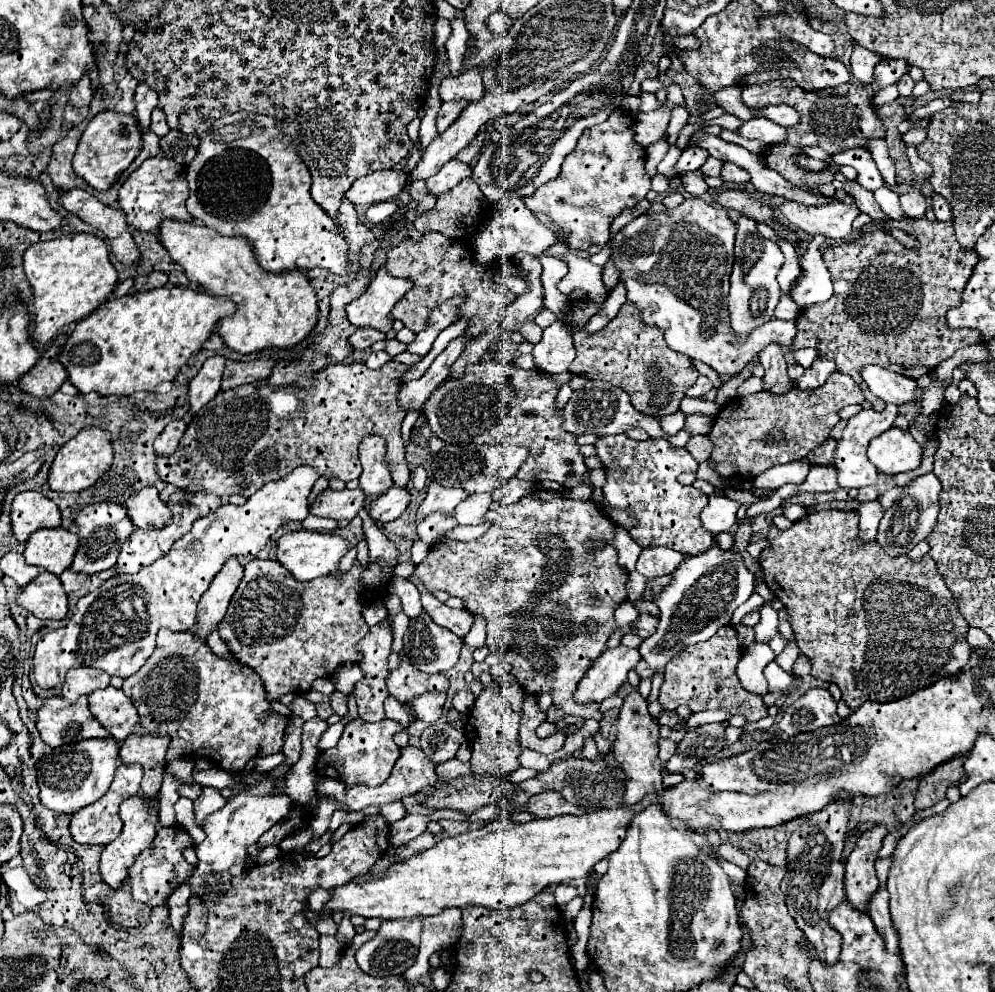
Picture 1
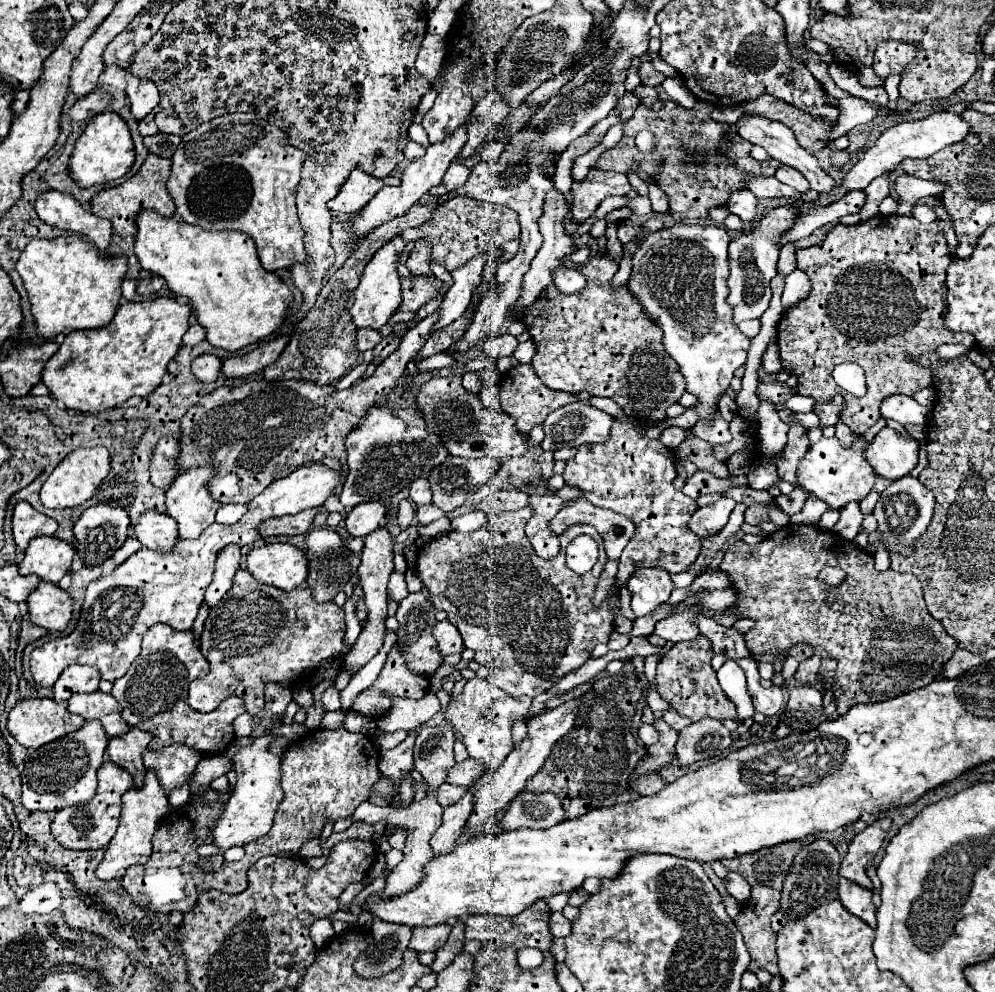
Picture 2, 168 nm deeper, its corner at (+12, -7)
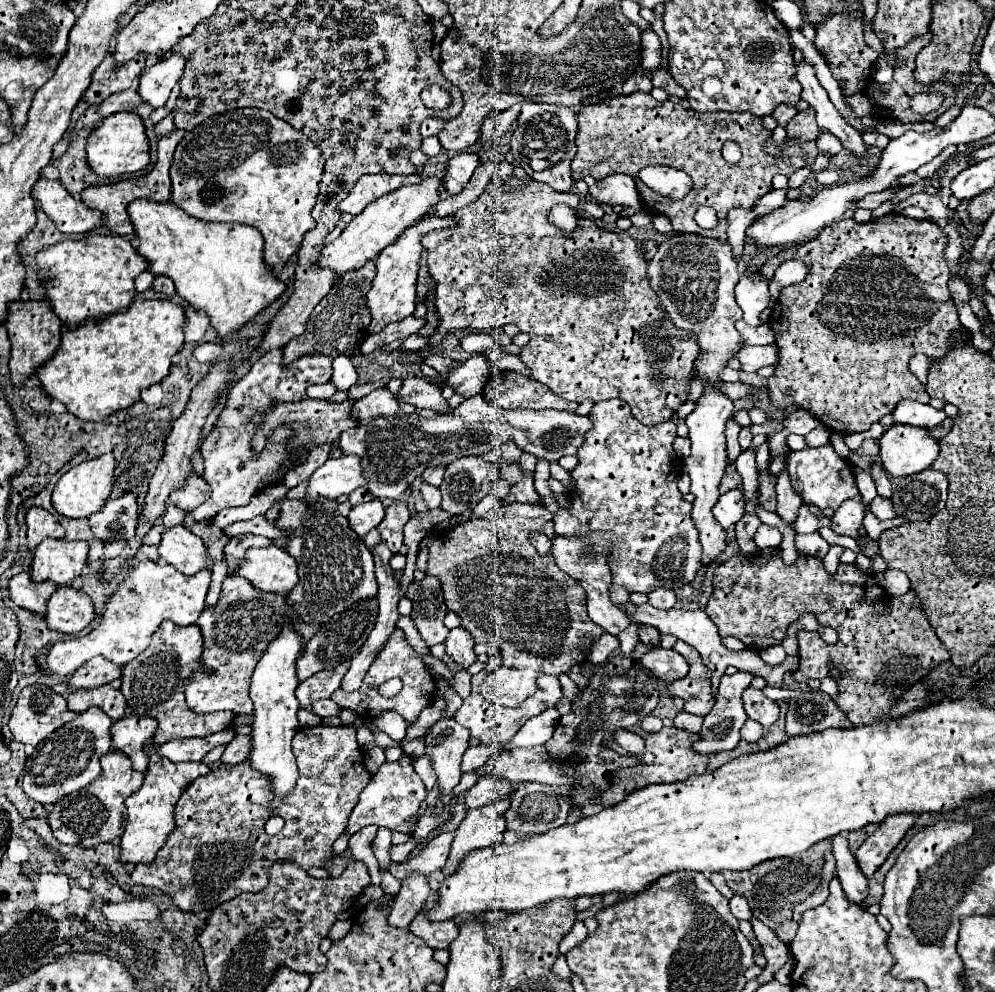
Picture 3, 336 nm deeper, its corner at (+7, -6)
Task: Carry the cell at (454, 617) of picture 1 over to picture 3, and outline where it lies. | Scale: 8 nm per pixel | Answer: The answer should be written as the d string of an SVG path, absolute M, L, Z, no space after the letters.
M453 628L445 640L445 652L463 668L471 666L477 660L473 646L475 646L473 638L463 628Z

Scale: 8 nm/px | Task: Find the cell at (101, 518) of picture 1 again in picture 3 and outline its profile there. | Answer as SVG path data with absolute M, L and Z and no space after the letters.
M125 494L117 500L107 500L101 512L89 516L91 532L101 542L129 542L135 536L139 506L135 494Z

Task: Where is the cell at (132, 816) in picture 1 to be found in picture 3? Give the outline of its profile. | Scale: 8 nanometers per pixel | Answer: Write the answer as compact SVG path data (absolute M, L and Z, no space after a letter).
M147 742L145 750L149 754L149 768L147 768L143 786L125 800L127 826L121 836L121 862L125 862L125 864L151 864L153 862L157 850L165 844L167 834L175 828L173 808L175 808L181 792L197 776L209 772L209 766L205 766L203 762L183 762L183 764L169 762L167 758L163 758L155 752L153 742Z

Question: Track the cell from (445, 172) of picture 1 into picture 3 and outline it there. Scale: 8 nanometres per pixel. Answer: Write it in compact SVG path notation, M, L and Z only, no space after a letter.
M457 154L449 160L447 172L443 178L443 186L447 194L457 194L473 176L473 170L479 166L477 154Z

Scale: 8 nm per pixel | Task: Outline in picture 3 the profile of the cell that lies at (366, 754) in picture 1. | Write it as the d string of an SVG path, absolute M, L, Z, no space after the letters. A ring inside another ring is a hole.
M319 724L319 726L313 726L313 728L299 728L297 734L295 734L295 738L293 738L293 754L295 754L295 758L297 758L299 780L297 780L295 790L293 790L289 796L285 796L283 800L279 800L279 798L275 798L275 796L271 794L269 782L265 780L265 776L261 776L259 772L255 772L253 768L249 768L247 762L241 762L241 764L237 764L237 766L233 766L233 768L227 768L227 766L221 764L219 770L211 770L209 774L199 776L195 782L191 782L191 784L187 786L187 790L181 794L181 798L179 798L179 802L177 802L177 806L175 806L175 830L167 836L165 846L157 852L157 856L155 856L155 860L153 860L151 864L137 864L137 866L135 866L135 870L131 872L133 882L135 882L135 884L141 884L141 886L159 888L161 892L165 892L167 896L171 896L171 898L173 898L173 904L175 904L179 910L183 910L183 912L211 912L211 910L217 908L219 904L223 904L223 902L227 902L227 900L231 900L231 898L235 898L235 896L239 896L239 894L243 894L243 892L261 892L261 890L267 886L267 870L269 870L269 866L271 866L273 862L277 862L277 860L293 860L293 862L299 864L303 870L309 870L311 866L321 866L321 862L323 862L325 858L333 858L331 846L333 846L333 842L345 832L349 814L351 814L351 810L355 808L361 790L363 790L363 788L369 784L369 780L371 780L371 774L369 774L369 770L365 768L365 762L363 762L363 752L361 752L361 748L359 748L359 744L357 744L357 738L355 738L355 728L351 728L351 726L325 726L325 724ZM273 814L279 814L279 816L285 820L285 826L283 826L283 830L281 830L277 836L269 836L269 834L263 830L263 828L265 828L265 822L267 822Z

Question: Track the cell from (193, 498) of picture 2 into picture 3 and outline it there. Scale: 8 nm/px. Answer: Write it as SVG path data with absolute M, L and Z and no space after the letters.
M271 350L265 356L261 356L251 370L231 386L227 394L225 410L221 412L213 432L205 438L201 446L203 456L203 478L207 484L211 484L211 496L205 500L205 504L197 506L195 512L185 512L185 528L193 528L193 524L203 520L213 520L223 508L231 506L245 506L249 504L251 496L257 492L261 480L273 480L279 476L279 466L289 458L287 452L287 438L293 436L293 432L285 426L277 428L271 436L271 442L267 448L255 456L251 452L251 436L261 424L261 414L265 412L265 406L273 402L299 402L305 400L305 390L311 384L325 384L331 378L331 358L323 354L307 354L301 356L297 362L293 362L289 368L281 366L283 350Z

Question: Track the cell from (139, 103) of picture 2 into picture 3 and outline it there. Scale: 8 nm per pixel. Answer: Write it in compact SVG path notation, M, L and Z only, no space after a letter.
M173 54L153 66L147 66L139 76L139 94L143 102L147 102L155 110L163 108L169 98L169 92L183 74L183 66L185 58L179 54Z

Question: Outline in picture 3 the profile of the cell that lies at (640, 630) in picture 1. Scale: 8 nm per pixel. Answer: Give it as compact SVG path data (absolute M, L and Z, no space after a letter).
M651 648L641 658L641 664L665 682L673 682L673 680L685 676L689 670L689 664L685 662L685 658L681 654L677 654L675 650L667 650L667 648Z

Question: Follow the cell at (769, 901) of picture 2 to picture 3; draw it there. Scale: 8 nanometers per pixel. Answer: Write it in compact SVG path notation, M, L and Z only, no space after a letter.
M785 920L781 926L777 926L775 930L775 936L781 940L781 942L785 942L785 944L789 944L789 940L793 940L793 936L795 936L795 932L797 932L797 922L795 920Z

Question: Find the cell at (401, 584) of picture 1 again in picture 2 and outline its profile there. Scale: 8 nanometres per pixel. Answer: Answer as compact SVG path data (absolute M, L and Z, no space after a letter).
M394 571L390 575L390 583L388 583L388 593L394 601L402 601L406 595L408 595L408 589L406 589L406 581L404 581L404 573L400 571Z

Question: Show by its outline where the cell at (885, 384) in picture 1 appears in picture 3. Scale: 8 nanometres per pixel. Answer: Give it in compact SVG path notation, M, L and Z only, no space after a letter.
M901 400L901 404L897 404L897 408L893 410L893 418L895 422L901 422L901 424L931 428L931 426L939 426L947 418L947 414L945 410L937 410L931 404Z

